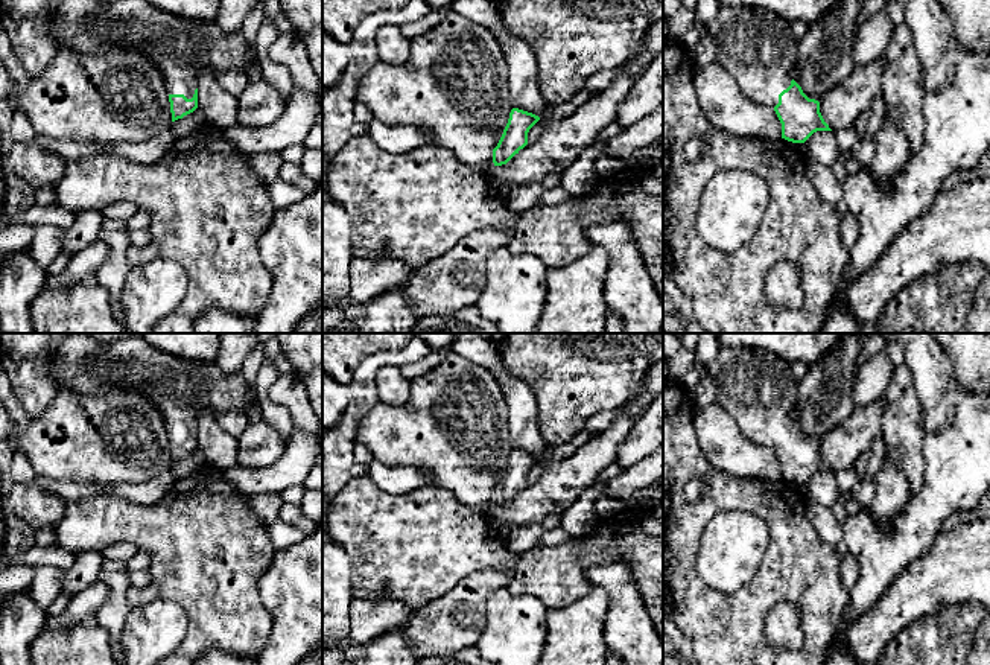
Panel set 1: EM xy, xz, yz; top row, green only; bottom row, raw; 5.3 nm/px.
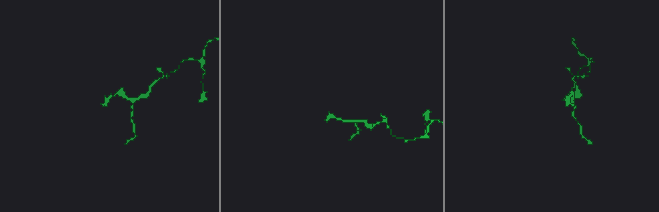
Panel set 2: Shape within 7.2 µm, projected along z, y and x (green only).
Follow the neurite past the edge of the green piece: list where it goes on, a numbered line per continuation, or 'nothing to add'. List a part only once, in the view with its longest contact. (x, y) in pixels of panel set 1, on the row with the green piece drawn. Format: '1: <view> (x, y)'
1: xy (180, 47)

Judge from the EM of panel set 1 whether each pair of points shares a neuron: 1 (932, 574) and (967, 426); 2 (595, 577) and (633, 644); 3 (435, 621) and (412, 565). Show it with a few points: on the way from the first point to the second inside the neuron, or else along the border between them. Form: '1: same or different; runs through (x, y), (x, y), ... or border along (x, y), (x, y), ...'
1: different; border along (942, 531), (917, 557)
2: same; runs through (613, 589), (625, 601), (628, 626)
3: different; border along (458, 583), (414, 610)

